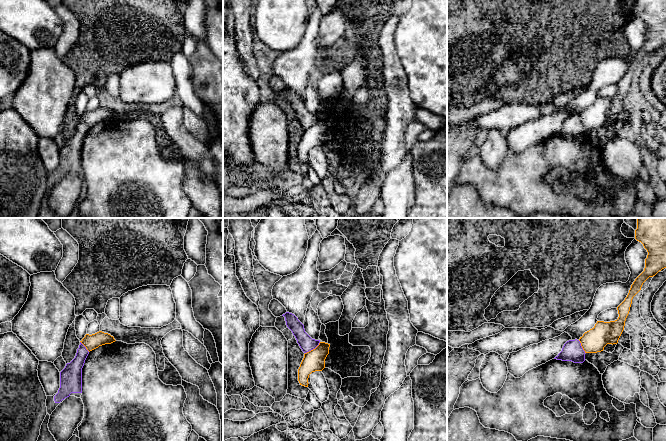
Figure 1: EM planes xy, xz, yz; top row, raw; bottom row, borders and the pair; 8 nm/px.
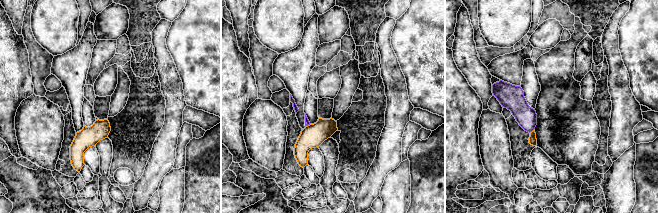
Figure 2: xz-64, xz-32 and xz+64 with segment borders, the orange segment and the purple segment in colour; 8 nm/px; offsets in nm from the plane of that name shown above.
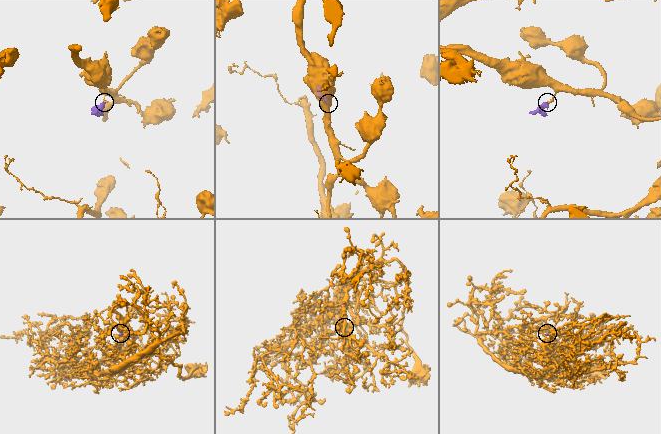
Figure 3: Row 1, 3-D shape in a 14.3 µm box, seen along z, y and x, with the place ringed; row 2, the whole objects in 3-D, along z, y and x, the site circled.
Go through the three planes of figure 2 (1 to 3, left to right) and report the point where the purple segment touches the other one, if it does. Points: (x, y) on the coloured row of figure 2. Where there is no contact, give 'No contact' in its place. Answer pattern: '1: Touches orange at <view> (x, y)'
1: No contact
2: Touches orange at xz-32 (308, 125)
3: Touches orange at xz+64 (532, 131)

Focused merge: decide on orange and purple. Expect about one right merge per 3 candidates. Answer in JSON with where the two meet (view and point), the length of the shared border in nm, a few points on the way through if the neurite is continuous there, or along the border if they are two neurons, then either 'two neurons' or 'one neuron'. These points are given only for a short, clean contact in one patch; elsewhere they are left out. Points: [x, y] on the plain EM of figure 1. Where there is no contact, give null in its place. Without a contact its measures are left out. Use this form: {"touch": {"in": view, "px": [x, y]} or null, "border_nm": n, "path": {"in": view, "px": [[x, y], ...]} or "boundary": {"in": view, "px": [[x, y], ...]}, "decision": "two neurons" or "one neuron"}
{"touch": {"in": "xz", "px": [313, 125]}, "border_nm": 160, "boundary": {"in": "xz", "px": [[320, 118], [305, 129]]}, "decision": "two neurons"}

